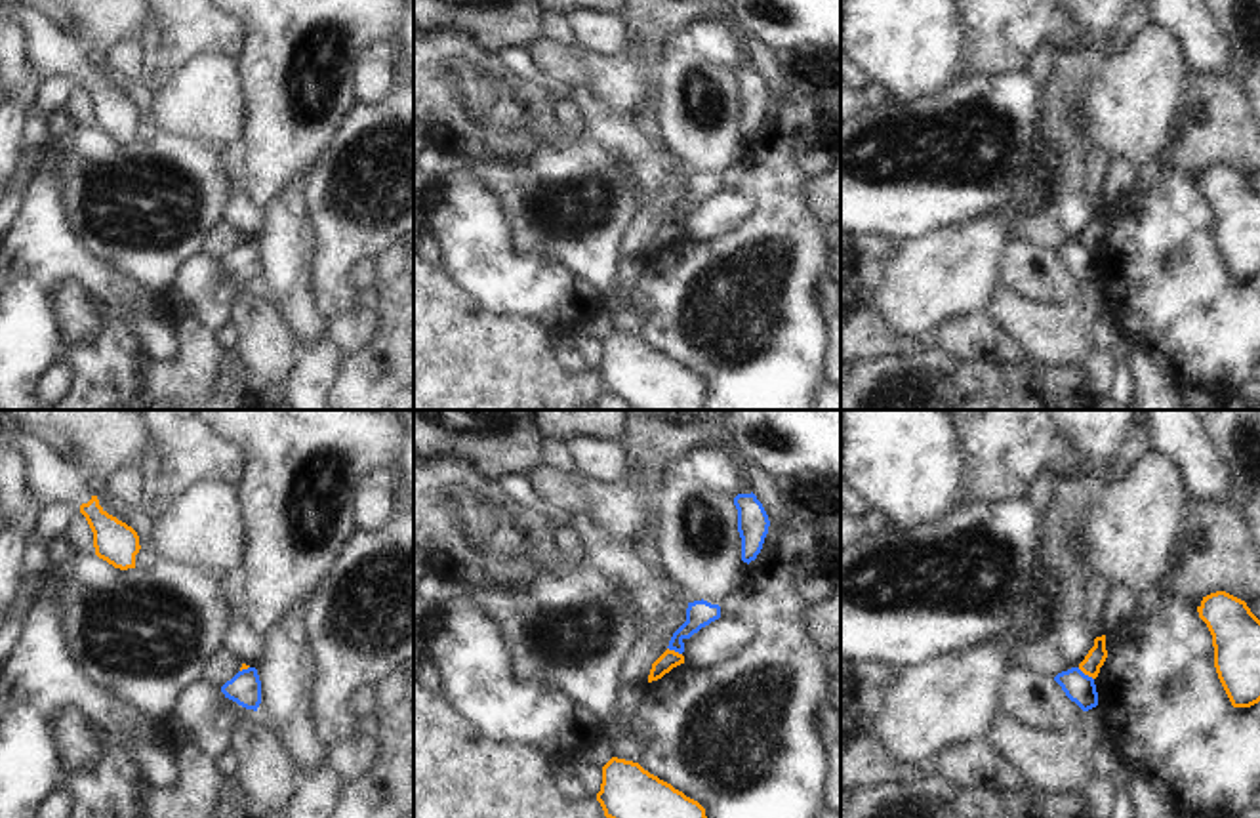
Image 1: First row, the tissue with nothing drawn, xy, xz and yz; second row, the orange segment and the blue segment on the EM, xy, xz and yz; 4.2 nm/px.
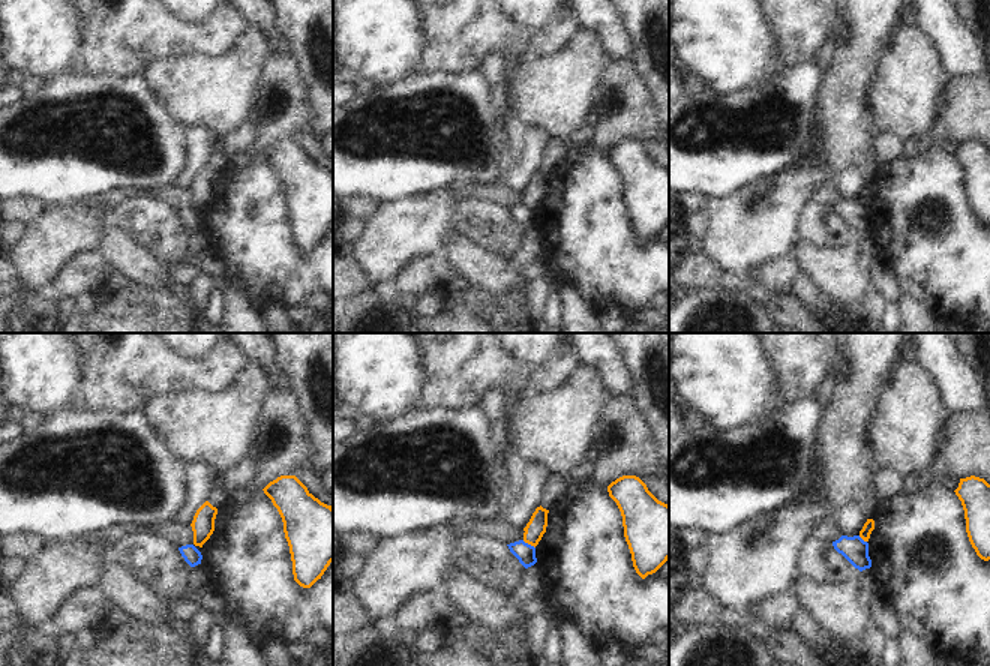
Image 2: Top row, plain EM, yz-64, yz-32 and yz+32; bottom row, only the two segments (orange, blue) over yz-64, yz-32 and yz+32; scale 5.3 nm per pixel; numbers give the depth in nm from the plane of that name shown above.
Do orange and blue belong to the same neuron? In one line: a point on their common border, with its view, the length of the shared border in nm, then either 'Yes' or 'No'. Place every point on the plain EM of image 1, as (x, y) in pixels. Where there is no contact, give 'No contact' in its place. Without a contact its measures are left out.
Touches orange at yz (1085, 246). Shared border 90 nm. No

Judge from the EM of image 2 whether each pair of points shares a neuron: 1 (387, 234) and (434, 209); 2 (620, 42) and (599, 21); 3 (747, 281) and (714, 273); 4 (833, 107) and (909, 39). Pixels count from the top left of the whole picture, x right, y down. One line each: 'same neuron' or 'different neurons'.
1: same neuron
2: same neuron
3: same neuron
4: different neurons

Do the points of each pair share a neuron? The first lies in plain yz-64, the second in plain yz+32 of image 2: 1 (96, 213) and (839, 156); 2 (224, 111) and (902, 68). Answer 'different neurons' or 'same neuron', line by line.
1: same neuron
2: same neuron

